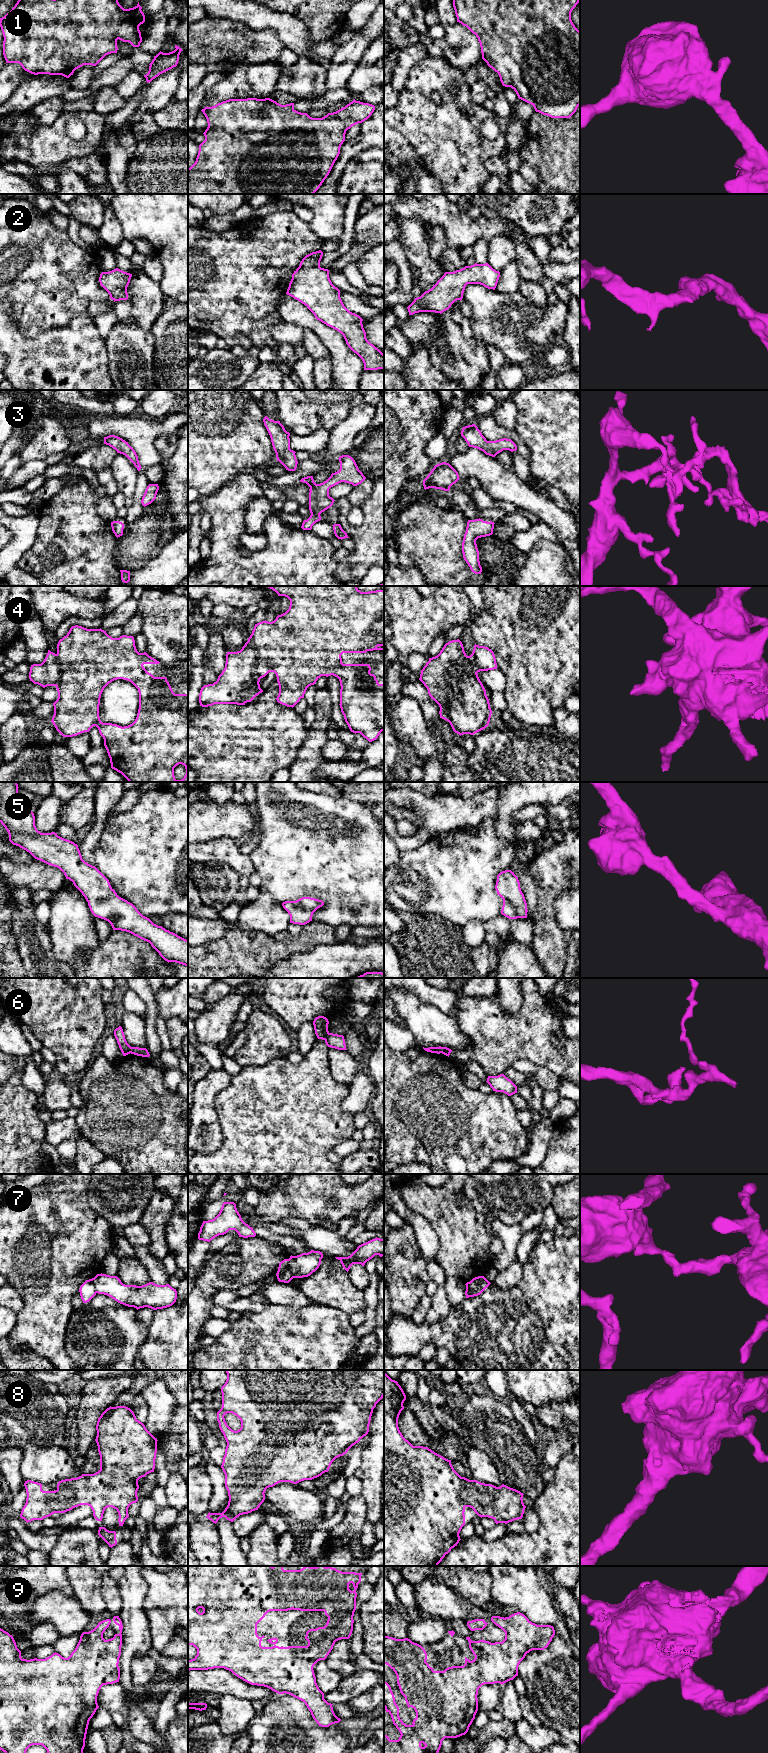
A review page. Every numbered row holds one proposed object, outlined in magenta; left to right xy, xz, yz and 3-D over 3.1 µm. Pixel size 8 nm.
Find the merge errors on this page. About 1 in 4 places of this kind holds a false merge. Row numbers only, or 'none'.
4, 6, 7

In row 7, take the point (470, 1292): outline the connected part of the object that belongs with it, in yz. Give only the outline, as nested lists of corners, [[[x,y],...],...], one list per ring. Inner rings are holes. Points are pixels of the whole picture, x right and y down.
[[[484,1278],[483,1282],[477,1285],[475,1288],[467,1288],[465,1291],[466,1298],[480,1295],[491,1283]]]

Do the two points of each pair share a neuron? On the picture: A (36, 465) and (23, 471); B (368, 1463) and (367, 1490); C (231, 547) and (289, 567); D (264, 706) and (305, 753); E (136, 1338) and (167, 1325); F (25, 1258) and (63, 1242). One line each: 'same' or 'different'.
A: same
B: same
C: same
D: different
E: different
F: same

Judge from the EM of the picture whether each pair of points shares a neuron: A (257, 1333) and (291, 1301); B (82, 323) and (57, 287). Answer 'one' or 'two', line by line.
A: two
B: two

